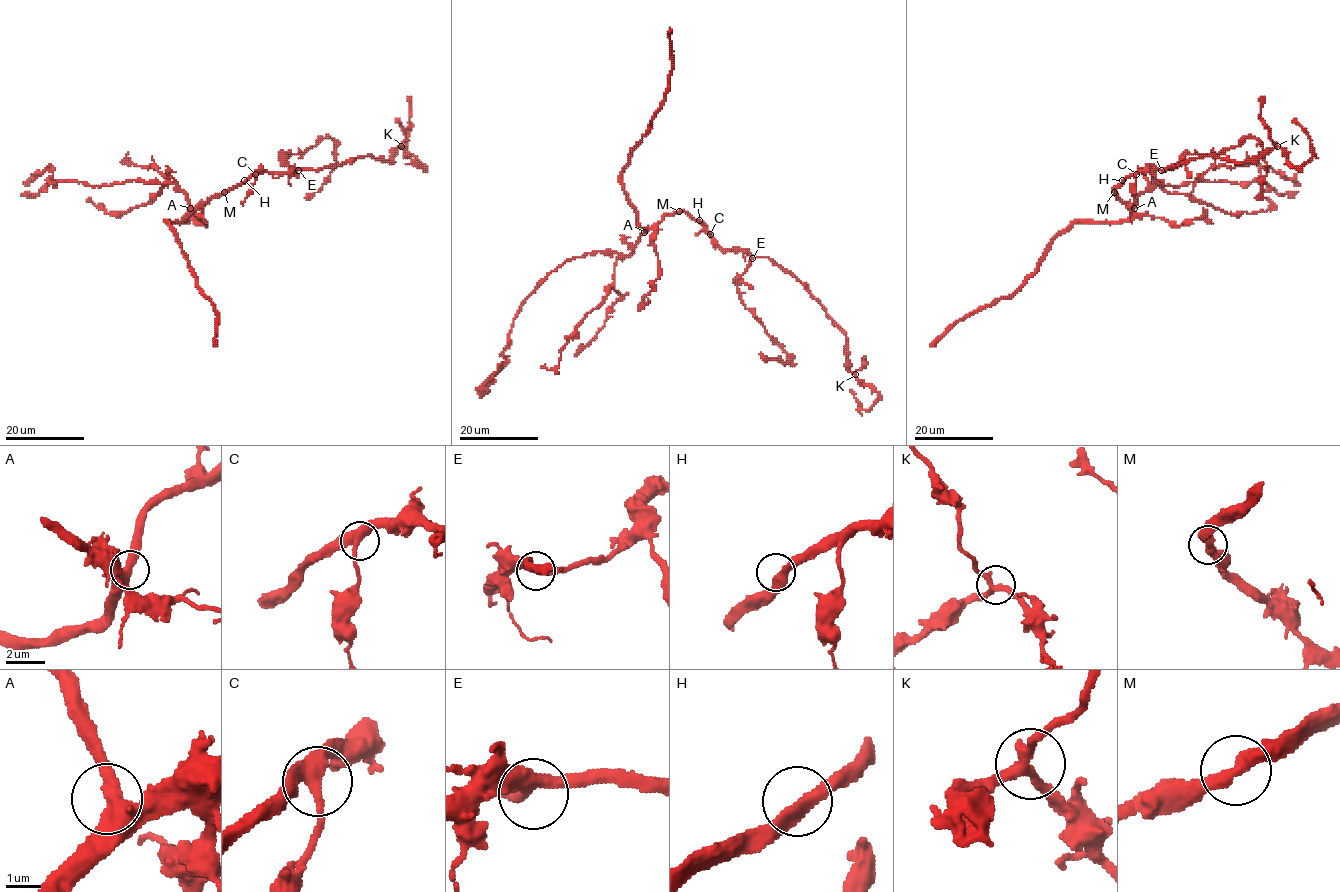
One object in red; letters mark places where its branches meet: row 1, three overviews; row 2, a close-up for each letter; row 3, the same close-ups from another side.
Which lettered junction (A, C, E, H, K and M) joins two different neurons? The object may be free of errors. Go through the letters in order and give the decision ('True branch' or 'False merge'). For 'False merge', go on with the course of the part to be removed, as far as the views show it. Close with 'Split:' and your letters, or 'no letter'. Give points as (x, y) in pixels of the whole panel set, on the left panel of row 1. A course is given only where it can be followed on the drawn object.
A: True branch
C: True branch
E: True branch
H: True branch
K: True branch
M: True branch
Split: no letter

